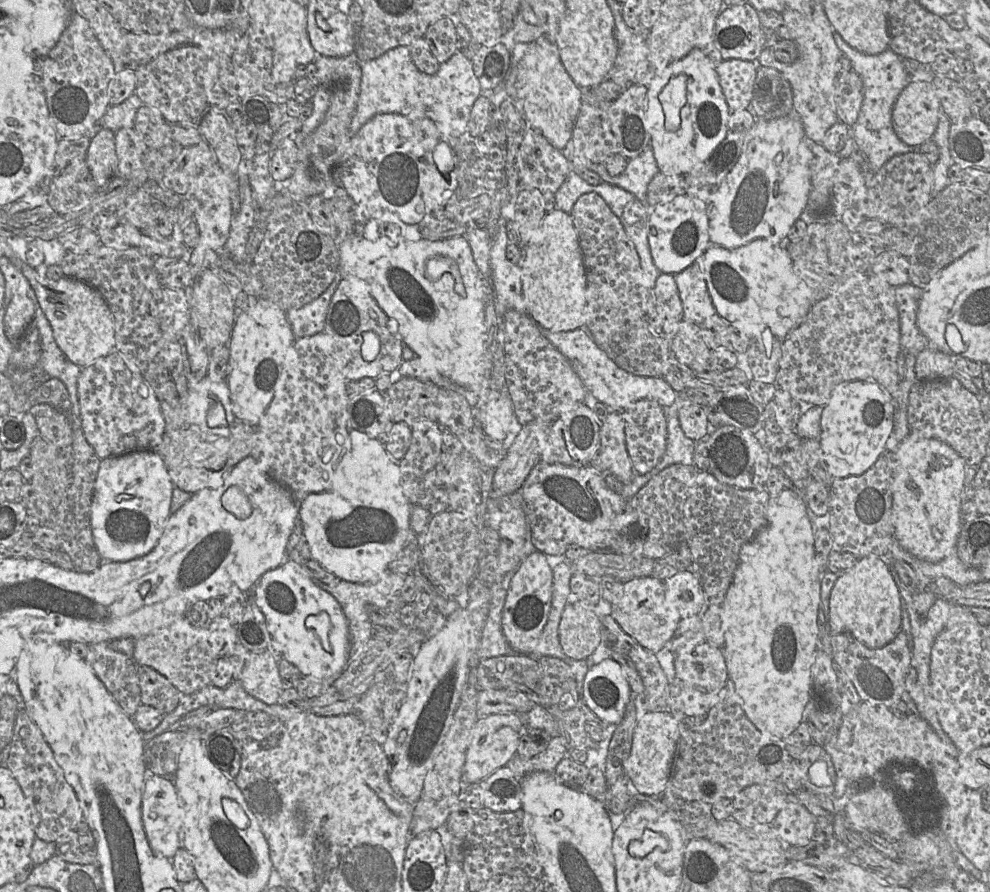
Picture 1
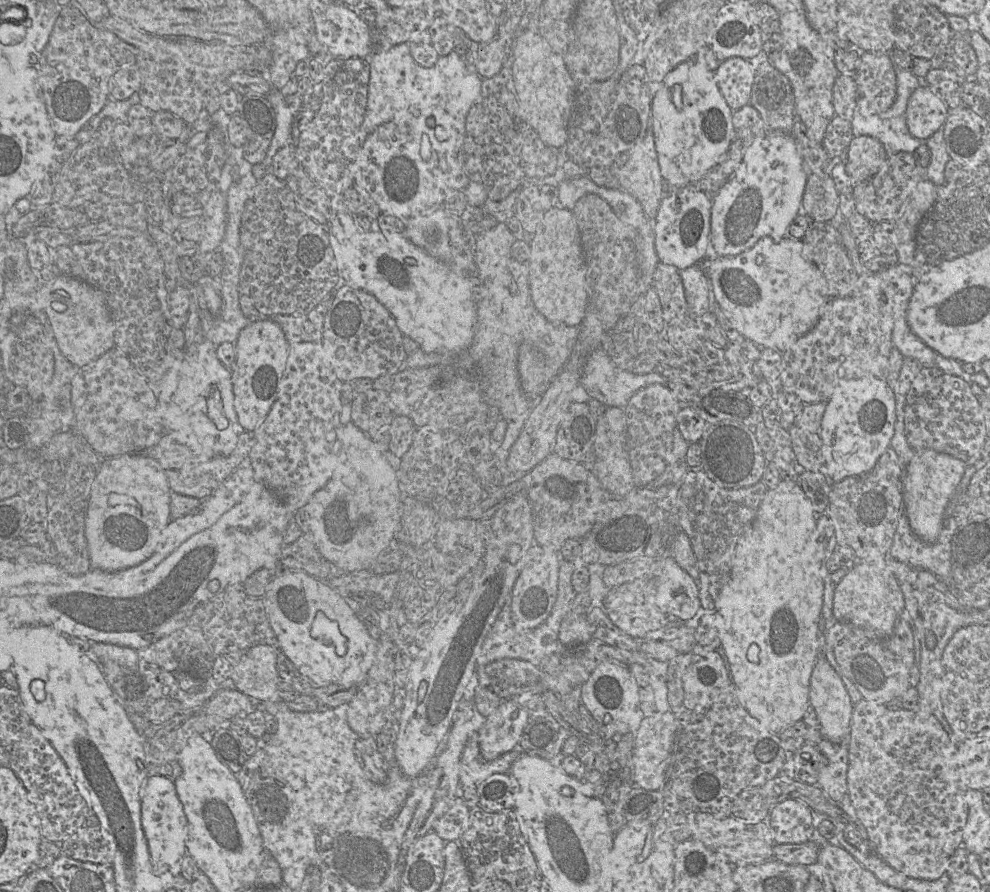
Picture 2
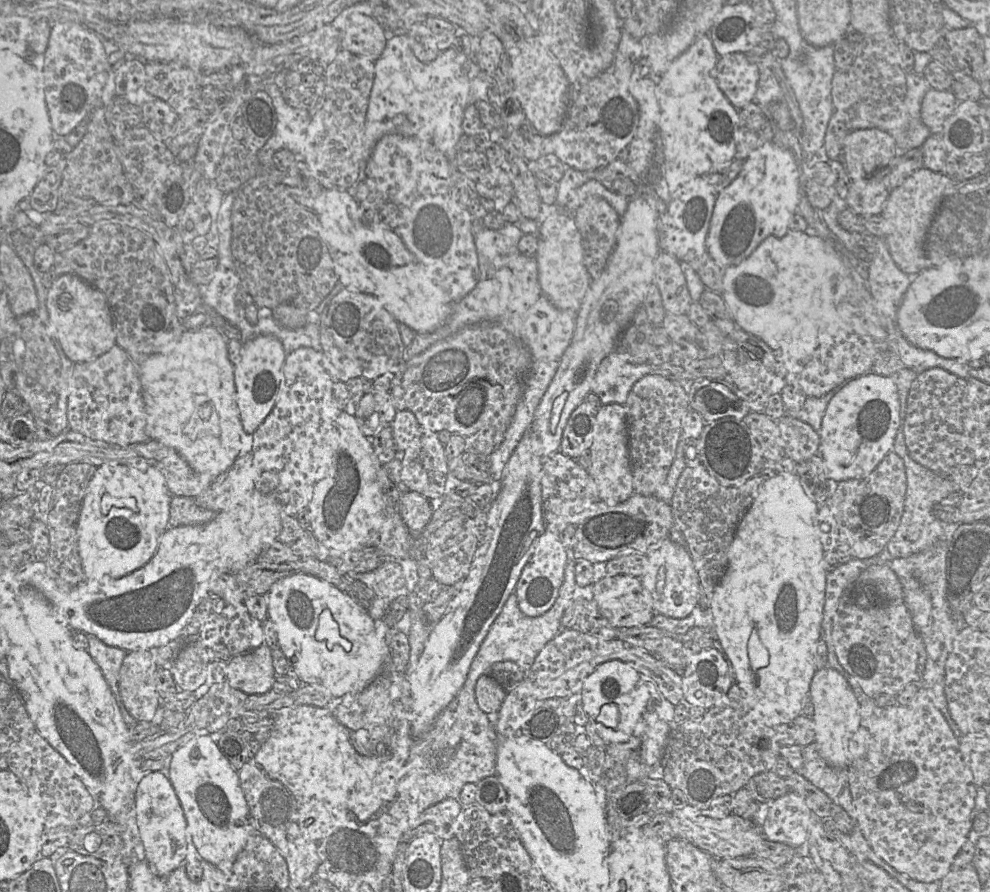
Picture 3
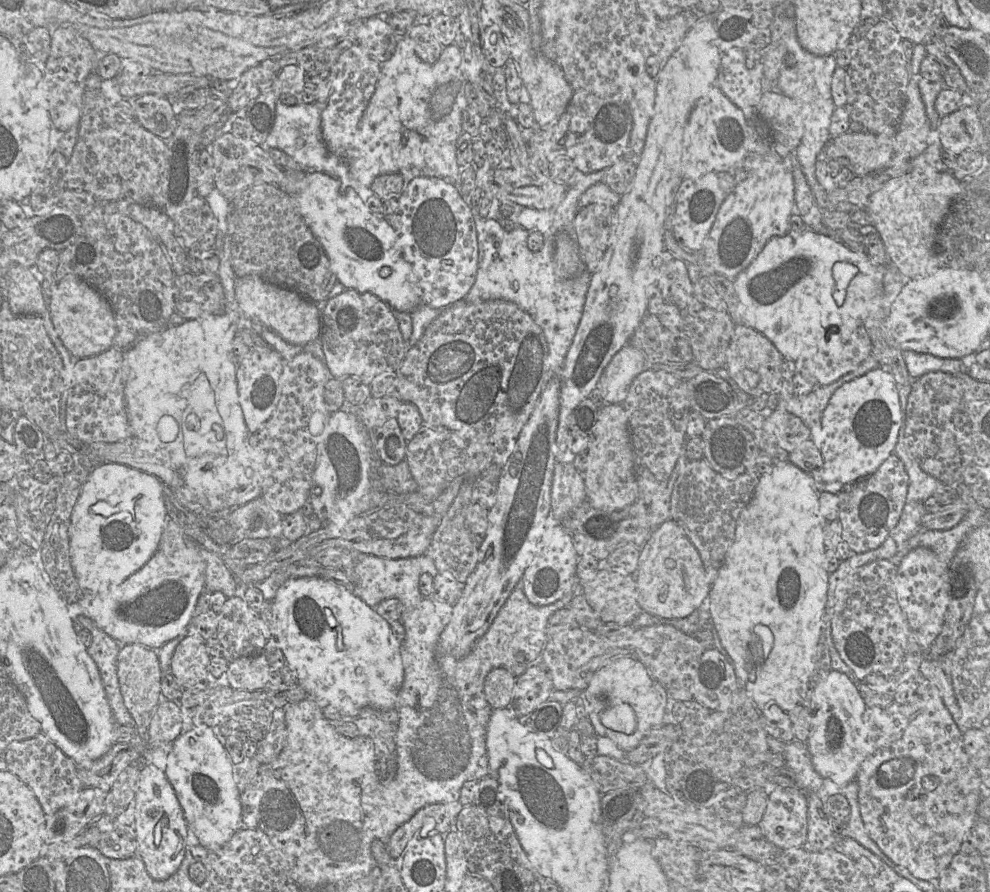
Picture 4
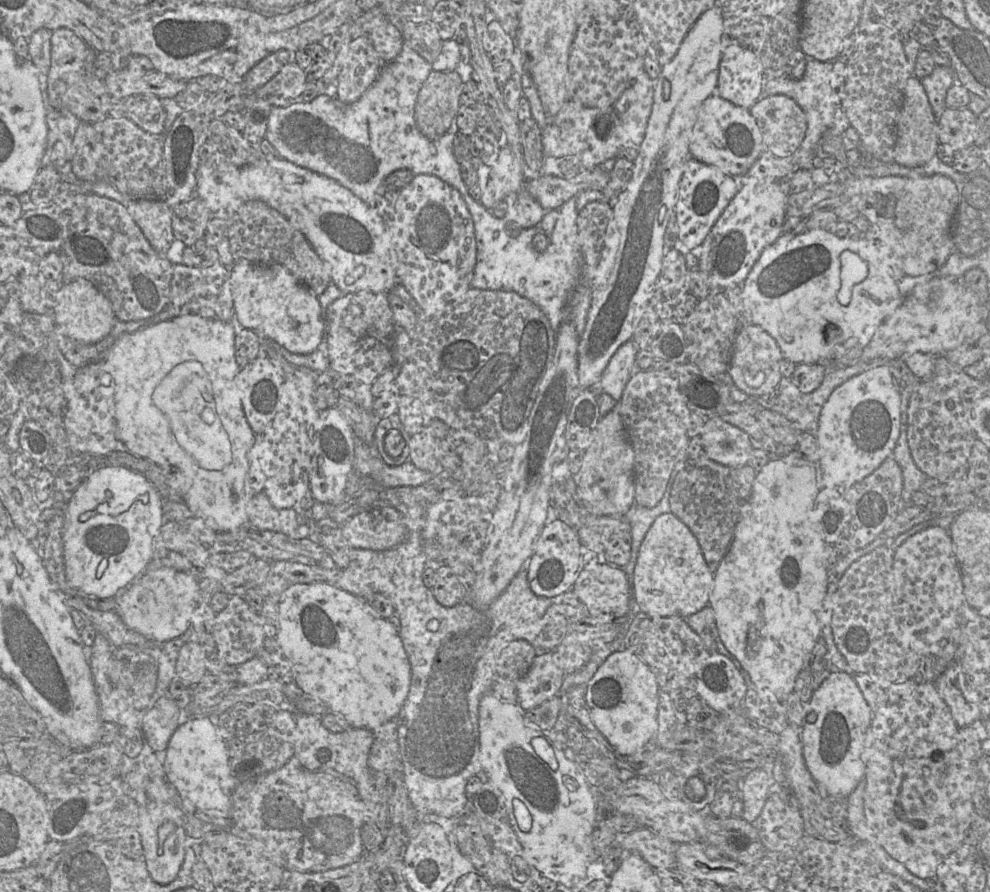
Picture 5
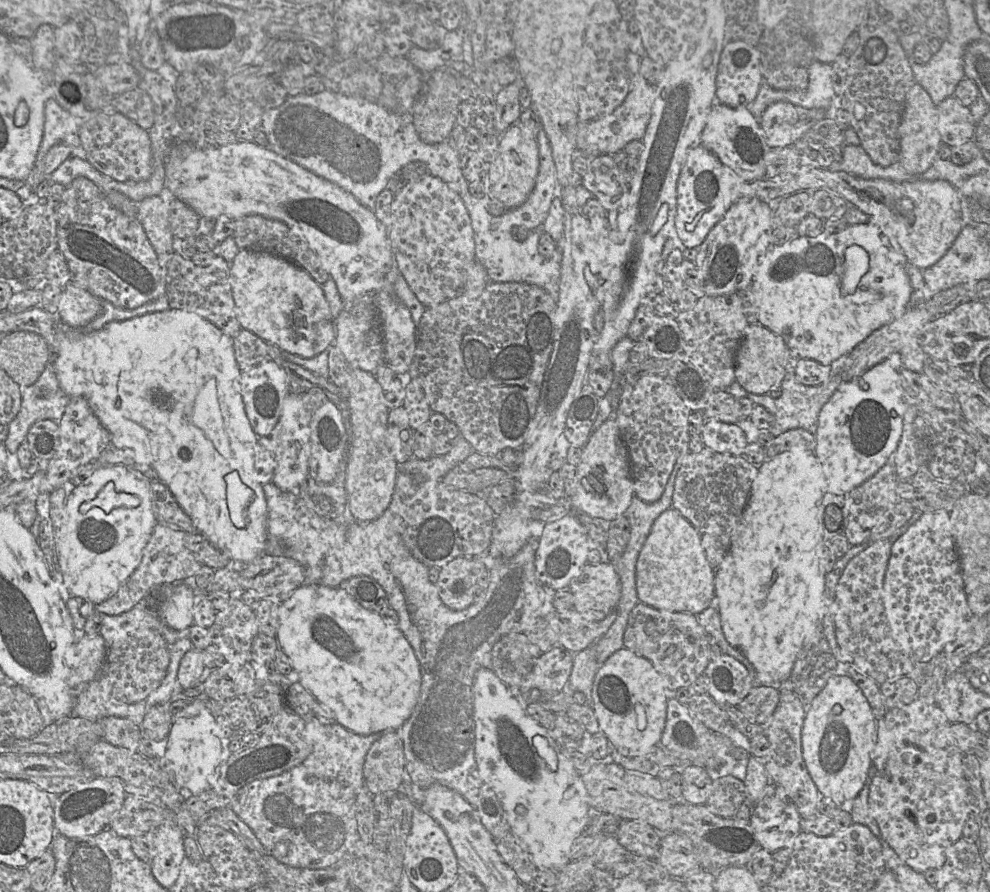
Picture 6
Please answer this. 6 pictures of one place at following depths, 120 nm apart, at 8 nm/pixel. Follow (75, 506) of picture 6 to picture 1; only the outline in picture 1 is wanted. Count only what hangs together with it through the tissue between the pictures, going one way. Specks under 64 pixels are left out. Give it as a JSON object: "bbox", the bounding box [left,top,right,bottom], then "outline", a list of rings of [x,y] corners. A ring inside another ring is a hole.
{"bbox":[91,450,174,561],"outline":[[[137,450],[102,459],[91,504],[91,527],[103,561],[139,561],[156,546],[171,515],[174,487],[157,451]]]}

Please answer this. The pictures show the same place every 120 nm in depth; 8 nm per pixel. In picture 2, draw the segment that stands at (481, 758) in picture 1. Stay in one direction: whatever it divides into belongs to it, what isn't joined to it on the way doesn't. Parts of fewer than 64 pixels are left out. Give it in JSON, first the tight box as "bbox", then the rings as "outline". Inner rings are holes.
{"bbox":[477,699,530,761],"outline":[[[503,699],[499,707],[485,718],[477,732],[482,757],[491,761],[518,748],[530,717],[530,711],[513,699]]]}

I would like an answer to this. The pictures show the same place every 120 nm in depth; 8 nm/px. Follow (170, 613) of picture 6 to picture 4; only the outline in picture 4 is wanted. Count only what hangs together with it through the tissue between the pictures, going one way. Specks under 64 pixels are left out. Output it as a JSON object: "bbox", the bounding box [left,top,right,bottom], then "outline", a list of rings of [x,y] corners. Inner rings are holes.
{"bbox":[77,546,205,649],"outline":[[[186,546],[186,548],[181,548],[174,552],[164,552],[158,549],[156,553],[150,558],[150,560],[142,568],[140,568],[138,571],[133,573],[122,583],[120,583],[115,587],[109,587],[108,590],[105,590],[98,594],[84,594],[82,599],[77,603],[81,604],[83,615],[86,615],[90,619],[92,619],[97,627],[99,627],[101,630],[106,632],[118,643],[120,644],[135,643],[135,644],[143,645],[150,649],[159,649],[165,643],[175,639],[182,632],[186,631],[189,624],[191,624],[192,616],[194,616],[195,606],[204,588],[205,588],[205,563],[195,546]]]}

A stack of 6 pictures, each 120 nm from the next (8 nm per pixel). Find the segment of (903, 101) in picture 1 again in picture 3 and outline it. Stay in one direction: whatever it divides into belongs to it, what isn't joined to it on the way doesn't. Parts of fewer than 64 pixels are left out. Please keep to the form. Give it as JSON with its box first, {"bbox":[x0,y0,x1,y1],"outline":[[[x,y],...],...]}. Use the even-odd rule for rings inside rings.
{"bbox":[921,89,958,132],"outline":[[[930,89],[921,103],[921,121],[932,132],[939,131],[955,110],[958,99],[951,90]]]}

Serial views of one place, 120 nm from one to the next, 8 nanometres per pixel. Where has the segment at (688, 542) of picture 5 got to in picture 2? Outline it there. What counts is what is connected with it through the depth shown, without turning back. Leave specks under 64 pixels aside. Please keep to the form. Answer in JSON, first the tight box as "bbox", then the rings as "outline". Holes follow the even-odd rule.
{"bbox":[655,558,700,619],"outline":[[[663,558],[663,569],[655,579],[657,603],[670,618],[691,619],[700,608],[699,589],[694,579],[672,558]]]}

